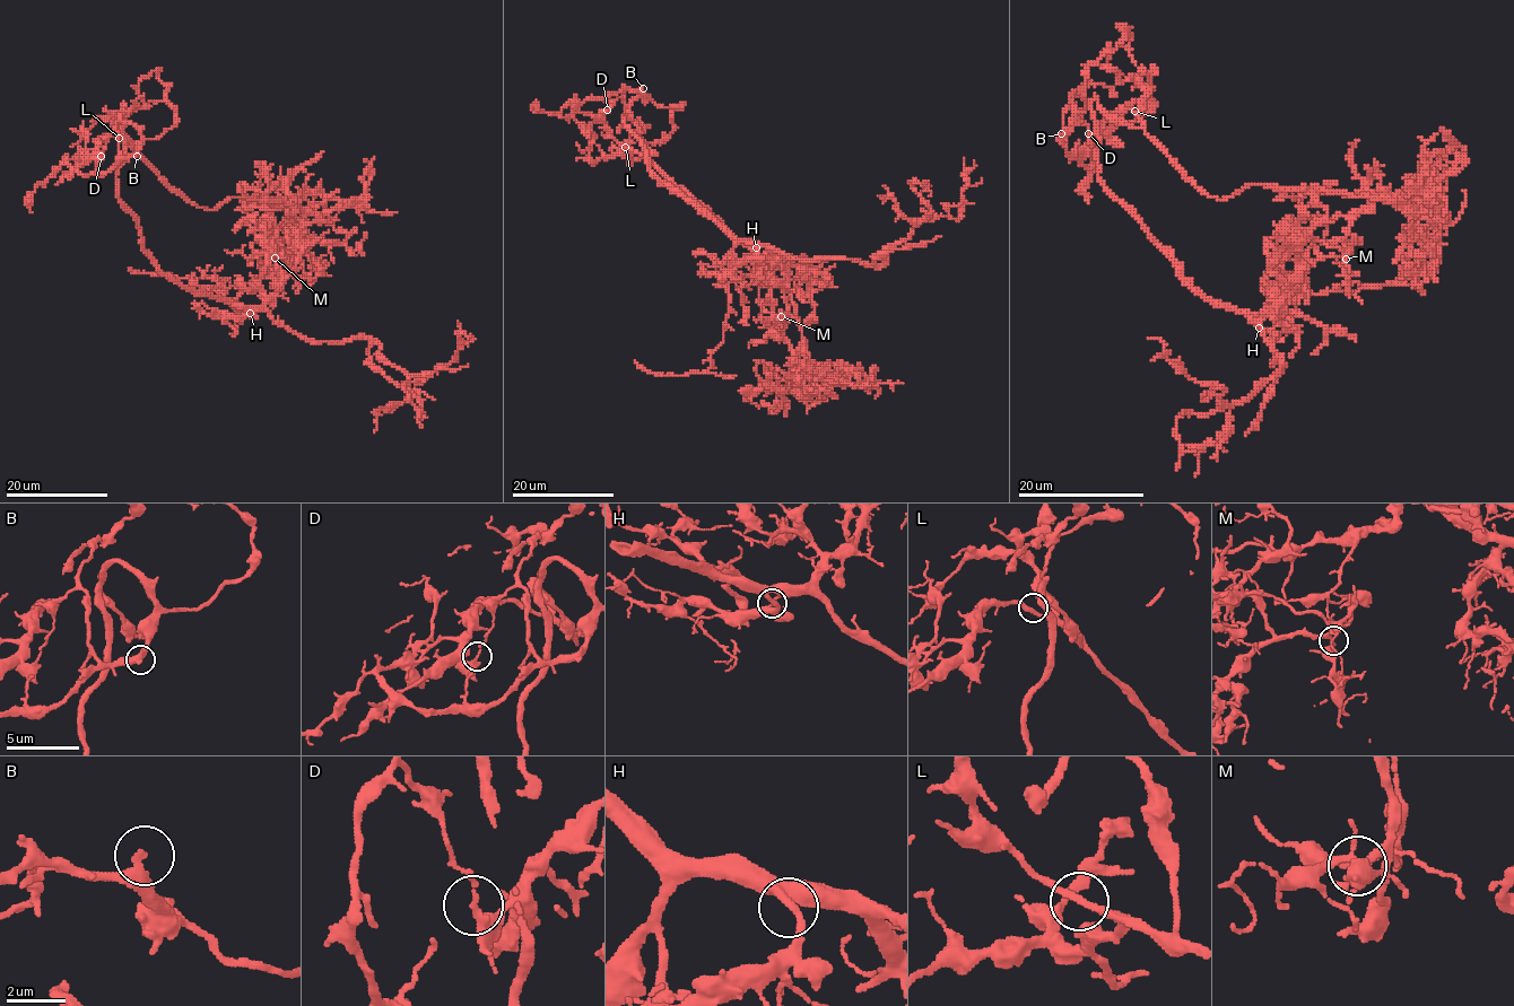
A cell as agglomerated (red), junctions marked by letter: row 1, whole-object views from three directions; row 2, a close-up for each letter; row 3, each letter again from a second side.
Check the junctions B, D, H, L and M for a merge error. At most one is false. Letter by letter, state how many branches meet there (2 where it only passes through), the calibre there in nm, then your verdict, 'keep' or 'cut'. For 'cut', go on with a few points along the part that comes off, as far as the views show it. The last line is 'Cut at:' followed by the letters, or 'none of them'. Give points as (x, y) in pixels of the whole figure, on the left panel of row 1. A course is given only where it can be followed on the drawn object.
B: 2 branches meet; 280 nm thick; keep
D: 2 branches meet; 260 nm thick; cut; foreign part runs (102, 156), (99, 139), (128, 143), (201, 208), (288, 202), (296, 210), (263, 226), (286, 259)
H: 2 branches meet; 240 nm thick; keep
L: 2 branches meet; 240 nm thick; keep
M: 2 branches meet; 240 nm thick; keep
Cut at: D

